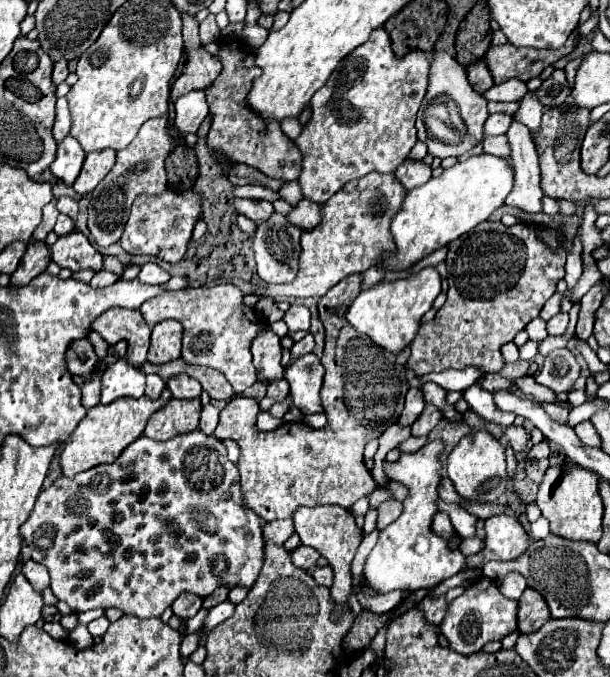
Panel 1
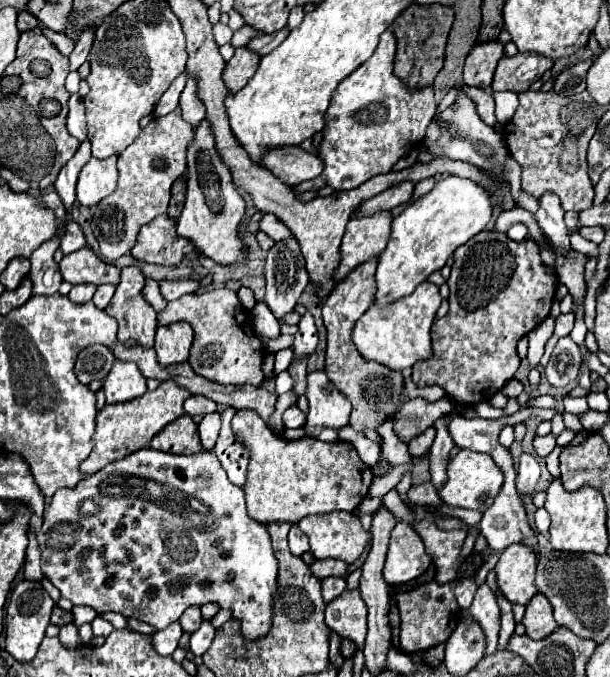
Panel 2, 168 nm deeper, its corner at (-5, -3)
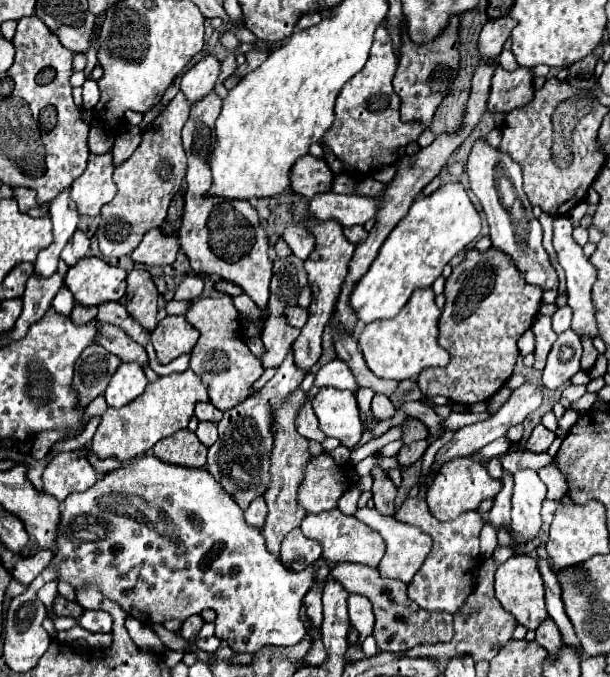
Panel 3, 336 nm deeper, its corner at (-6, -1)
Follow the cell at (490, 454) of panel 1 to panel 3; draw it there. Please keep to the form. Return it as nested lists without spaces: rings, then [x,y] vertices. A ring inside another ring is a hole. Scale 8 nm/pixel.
[[[452,458],[452,462],[446,462],[444,468],[440,468],[440,472],[434,476],[426,502],[438,520],[452,520],[466,510],[476,510],[482,500],[496,498],[500,488],[502,482],[490,476],[486,464],[472,458]]]

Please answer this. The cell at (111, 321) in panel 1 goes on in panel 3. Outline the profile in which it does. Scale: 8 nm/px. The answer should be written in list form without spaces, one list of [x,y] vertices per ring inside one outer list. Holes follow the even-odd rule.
[[[132,270],[126,278],[128,288],[126,294],[120,298],[120,304],[128,310],[128,314],[144,326],[148,332],[152,332],[158,324],[158,292],[152,282],[152,276],[148,270]]]

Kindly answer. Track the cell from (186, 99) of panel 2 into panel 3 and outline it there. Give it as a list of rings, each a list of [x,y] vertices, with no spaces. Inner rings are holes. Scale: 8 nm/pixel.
[[[210,54],[182,76],[180,90],[184,92],[190,104],[196,104],[200,102],[200,98],[212,92],[218,74],[220,74],[220,62],[216,56]]]

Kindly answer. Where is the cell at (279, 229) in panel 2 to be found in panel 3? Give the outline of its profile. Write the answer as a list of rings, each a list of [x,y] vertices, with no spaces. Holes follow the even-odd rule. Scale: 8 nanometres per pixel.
[[[286,224],[284,232],[282,232],[282,240],[290,246],[294,256],[298,256],[300,260],[306,260],[308,254],[312,252],[312,248],[314,248],[312,234],[298,224]]]

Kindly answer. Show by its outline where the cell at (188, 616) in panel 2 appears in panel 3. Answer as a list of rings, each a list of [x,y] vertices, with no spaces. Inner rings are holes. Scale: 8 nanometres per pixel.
[[[190,616],[190,618],[186,618],[184,624],[182,624],[182,630],[180,630],[182,638],[184,638],[184,640],[194,640],[194,638],[198,636],[202,624],[204,624],[202,616]]]

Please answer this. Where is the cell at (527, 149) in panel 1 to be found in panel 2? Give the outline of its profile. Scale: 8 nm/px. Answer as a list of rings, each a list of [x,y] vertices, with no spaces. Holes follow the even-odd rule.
[[[549,192],[547,196],[543,196],[543,200],[539,200],[539,210],[535,218],[555,254],[569,256],[571,246],[569,246],[569,228],[565,224],[565,210],[561,208],[559,198],[555,194]]]

